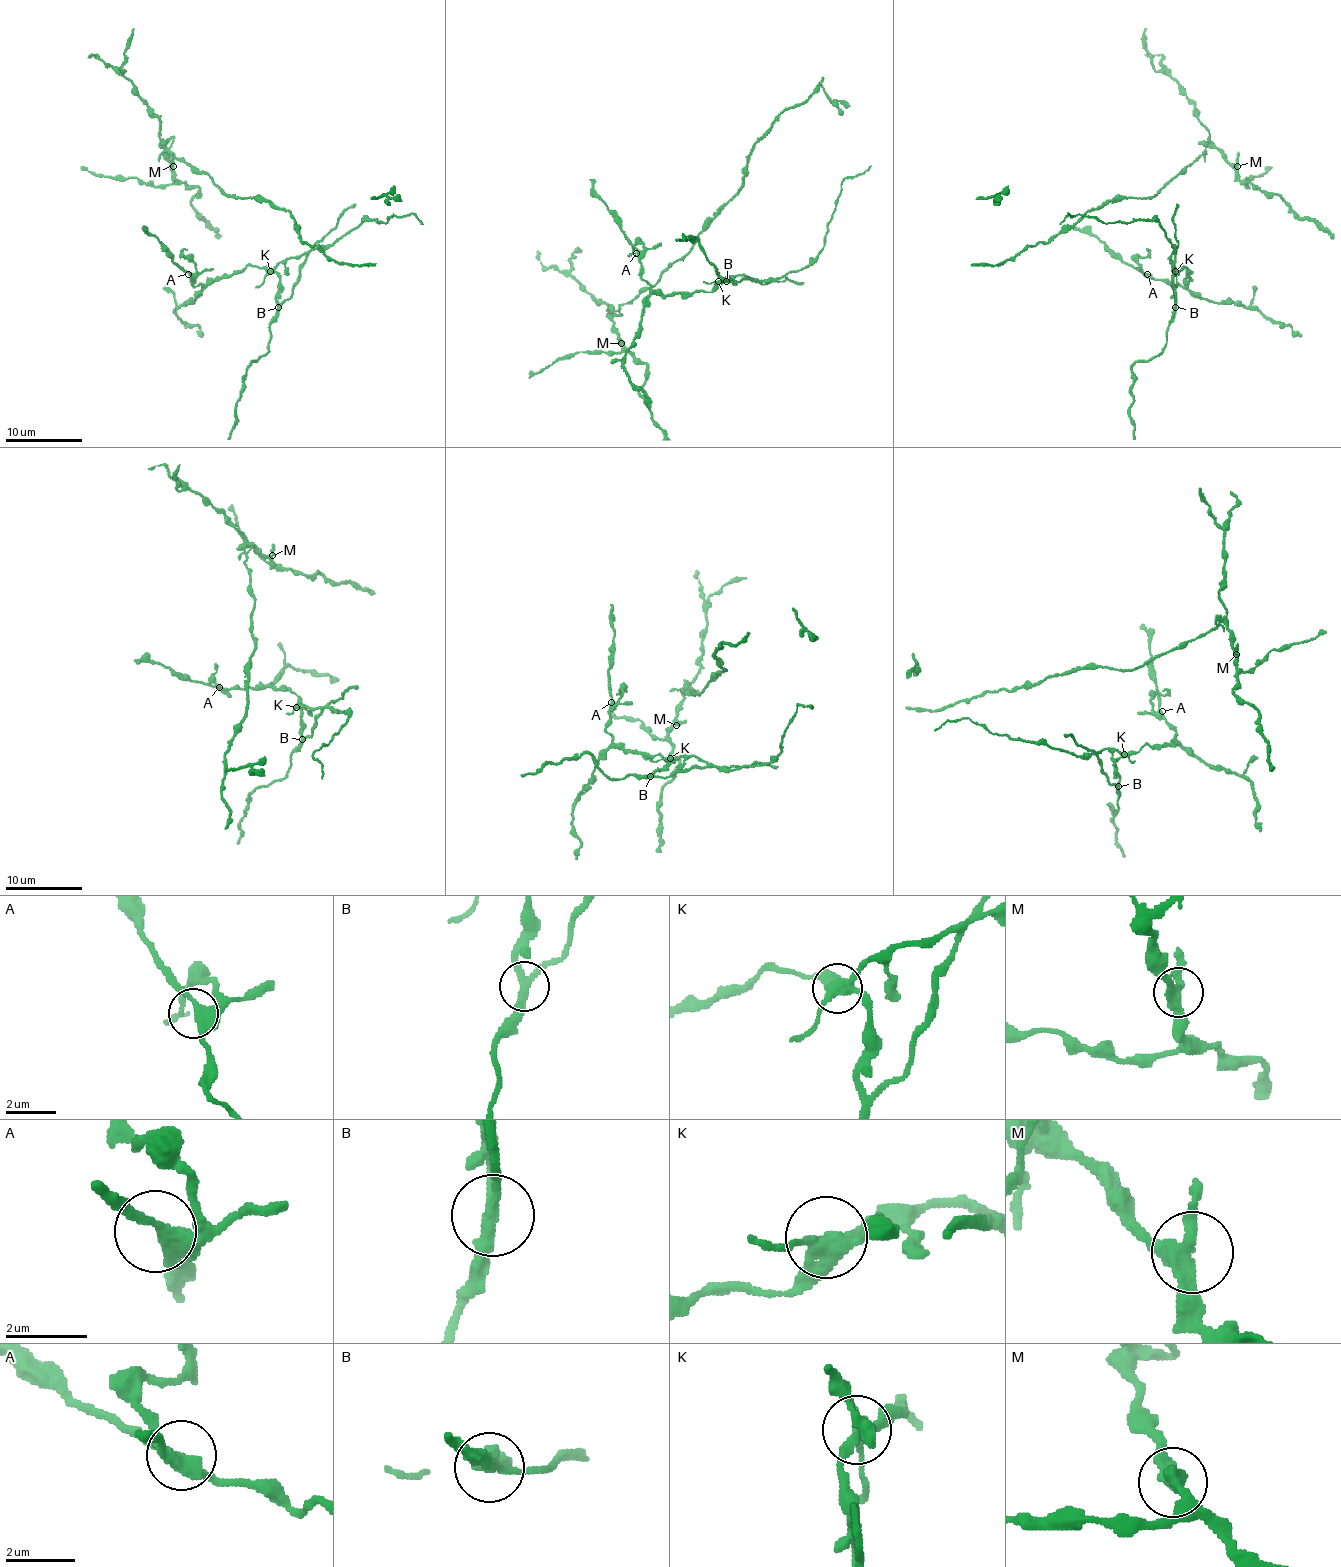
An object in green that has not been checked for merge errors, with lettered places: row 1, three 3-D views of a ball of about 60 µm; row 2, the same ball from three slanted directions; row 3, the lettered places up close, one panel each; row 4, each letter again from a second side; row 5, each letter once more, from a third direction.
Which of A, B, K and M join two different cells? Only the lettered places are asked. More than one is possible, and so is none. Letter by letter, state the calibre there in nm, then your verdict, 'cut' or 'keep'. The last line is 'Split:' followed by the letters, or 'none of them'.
A: 300 nm | keep
B: 280 nm | cut
K: 360 nm | cut
M: 320 nm | keep
Split: B, K

